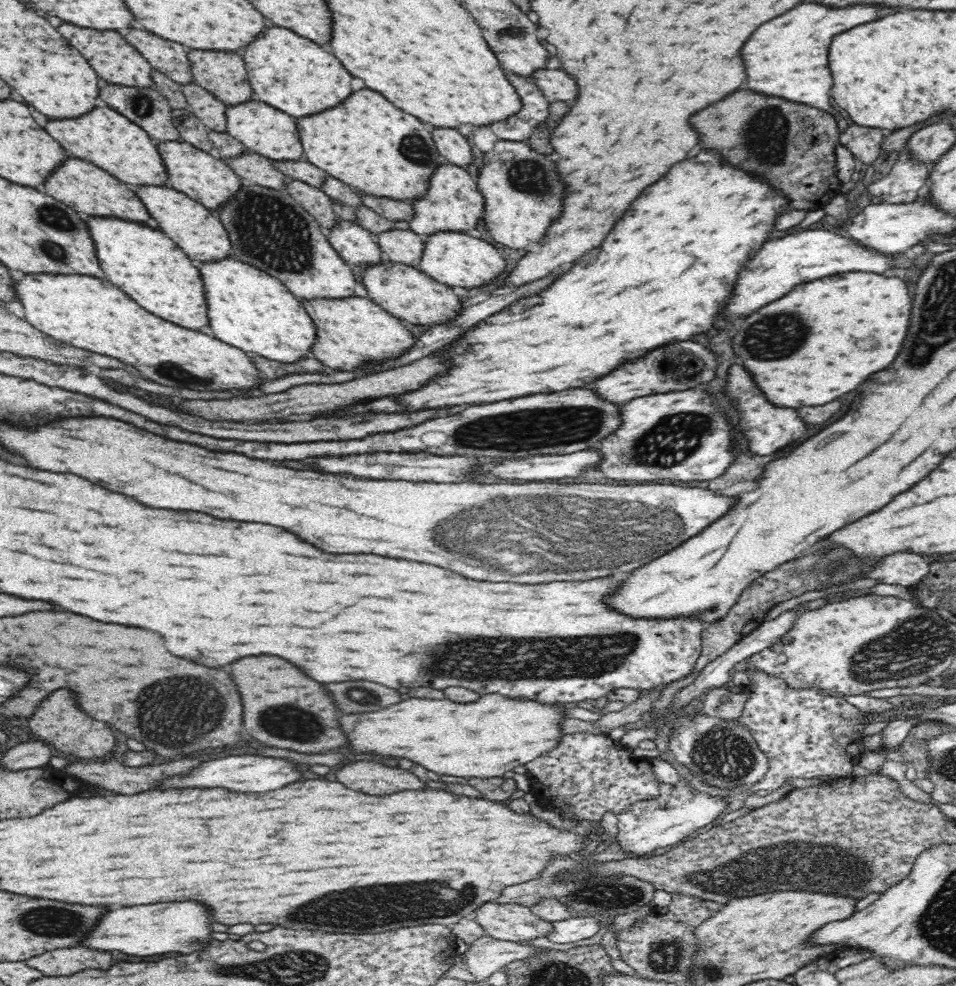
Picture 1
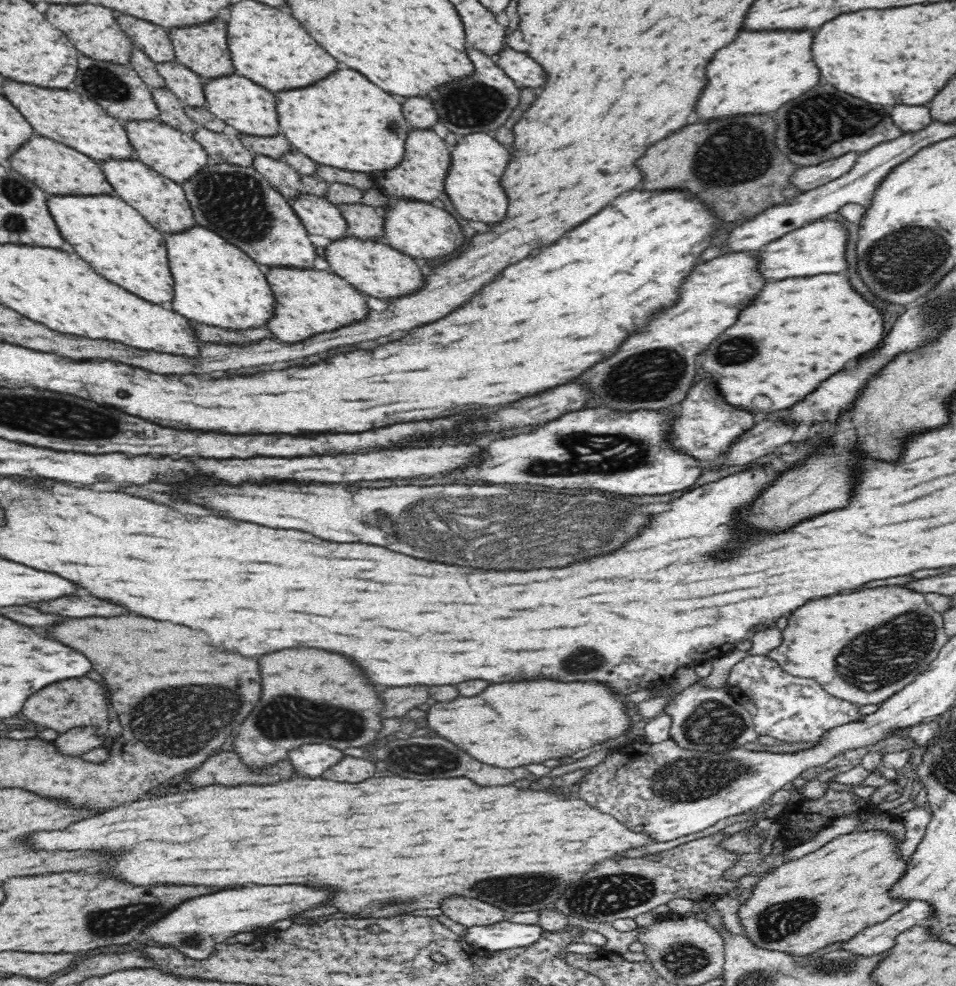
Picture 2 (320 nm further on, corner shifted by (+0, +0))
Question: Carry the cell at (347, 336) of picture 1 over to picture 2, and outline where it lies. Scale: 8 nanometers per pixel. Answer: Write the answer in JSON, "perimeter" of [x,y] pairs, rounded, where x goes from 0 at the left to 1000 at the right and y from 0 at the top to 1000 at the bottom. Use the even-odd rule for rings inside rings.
{"perimeter":[[[274,270],[278,285],[287,299],[287,318],[278,331],[287,343],[295,347],[316,347],[333,337],[351,335],[366,327],[383,322],[385,308],[381,299],[362,283],[353,278],[329,272],[308,272],[306,270]]]}

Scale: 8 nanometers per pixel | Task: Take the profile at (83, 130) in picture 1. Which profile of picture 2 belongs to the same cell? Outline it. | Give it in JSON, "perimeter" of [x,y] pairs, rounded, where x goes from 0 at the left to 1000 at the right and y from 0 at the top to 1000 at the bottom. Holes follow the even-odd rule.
{"perimeter":[[[5,78],[1,88],[2,95],[25,117],[38,136],[64,144],[99,163],[136,160],[139,150],[129,124],[115,118],[94,99],[67,89],[46,89]]]}

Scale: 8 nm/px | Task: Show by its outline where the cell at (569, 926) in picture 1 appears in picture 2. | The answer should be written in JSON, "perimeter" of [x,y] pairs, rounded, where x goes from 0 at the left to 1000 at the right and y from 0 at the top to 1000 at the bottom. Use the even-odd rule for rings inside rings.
{"perimeter":[[[531,932],[519,935],[519,937],[510,937],[510,939],[487,939],[487,947],[483,951],[488,957],[517,967],[518,965],[553,959],[560,953],[565,952],[567,943],[568,941],[565,938],[537,936]]]}

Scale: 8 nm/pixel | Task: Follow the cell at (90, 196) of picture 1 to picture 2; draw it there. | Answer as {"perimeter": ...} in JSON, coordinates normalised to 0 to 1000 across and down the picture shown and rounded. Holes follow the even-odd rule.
{"perimeter":[[[37,134],[8,158],[7,167],[51,197],[121,198],[101,163],[64,144],[44,139]]]}

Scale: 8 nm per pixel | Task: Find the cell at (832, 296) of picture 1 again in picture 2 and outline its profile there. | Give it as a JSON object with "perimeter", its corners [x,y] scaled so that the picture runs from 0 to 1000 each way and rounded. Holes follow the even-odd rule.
{"perimeter":[[[856,278],[854,282],[822,282],[801,288],[795,298],[776,314],[772,327],[753,339],[734,357],[734,373],[749,385],[757,406],[774,416],[789,418],[789,404],[803,402],[808,412],[797,416],[818,416],[851,398],[860,385],[881,375],[889,365],[912,357],[925,341],[923,318],[893,296],[889,284],[879,278]]]}

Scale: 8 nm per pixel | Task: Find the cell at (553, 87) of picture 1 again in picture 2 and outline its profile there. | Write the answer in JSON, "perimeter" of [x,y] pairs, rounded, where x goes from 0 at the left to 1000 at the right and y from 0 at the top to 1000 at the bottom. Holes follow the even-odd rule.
{"perimeter":[[[529,47],[523,53],[519,53],[516,59],[521,68],[540,83],[542,89],[546,89],[546,87],[563,89],[571,81],[567,67],[563,63],[559,63],[554,57],[550,57],[548,53],[540,53]]]}

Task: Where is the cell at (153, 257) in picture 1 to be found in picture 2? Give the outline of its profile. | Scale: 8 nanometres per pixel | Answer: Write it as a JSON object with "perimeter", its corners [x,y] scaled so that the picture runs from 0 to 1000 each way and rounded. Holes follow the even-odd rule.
{"perimeter":[[[51,196],[48,208],[67,244],[75,249],[76,255],[103,278],[155,306],[167,308],[167,306],[180,304],[182,283],[176,271],[176,257],[174,257],[172,240],[139,209],[117,197]]]}

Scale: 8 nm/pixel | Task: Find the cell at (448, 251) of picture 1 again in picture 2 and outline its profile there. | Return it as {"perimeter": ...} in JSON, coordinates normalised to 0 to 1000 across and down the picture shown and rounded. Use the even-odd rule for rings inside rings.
{"perimeter":[[[407,199],[404,210],[397,212],[397,215],[402,220],[402,239],[399,244],[438,266],[461,264],[467,262],[467,258],[475,258],[485,248],[485,239],[477,222],[469,214],[450,205]]]}

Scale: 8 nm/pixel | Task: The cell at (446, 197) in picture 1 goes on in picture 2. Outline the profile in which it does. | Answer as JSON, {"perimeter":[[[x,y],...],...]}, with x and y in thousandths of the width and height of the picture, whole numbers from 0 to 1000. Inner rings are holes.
{"perimeter":[[[430,129],[423,144],[423,160],[416,168],[390,177],[390,183],[404,198],[452,205],[464,195],[464,178],[471,170],[471,152],[456,130]]]}

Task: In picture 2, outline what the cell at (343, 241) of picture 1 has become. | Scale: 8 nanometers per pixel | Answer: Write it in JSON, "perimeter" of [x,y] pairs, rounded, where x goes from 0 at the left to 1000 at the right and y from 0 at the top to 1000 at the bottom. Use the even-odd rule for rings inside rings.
{"perimeter":[[[312,195],[310,199],[301,200],[300,204],[323,237],[345,243],[363,239],[362,222],[354,209],[343,205],[340,199]]]}

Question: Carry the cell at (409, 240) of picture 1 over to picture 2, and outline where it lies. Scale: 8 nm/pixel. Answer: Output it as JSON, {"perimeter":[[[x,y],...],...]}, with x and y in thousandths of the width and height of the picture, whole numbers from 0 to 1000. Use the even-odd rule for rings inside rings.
{"perimeter":[[[372,205],[351,207],[362,222],[362,237],[377,243],[399,243],[402,239],[402,220],[397,212]]]}

